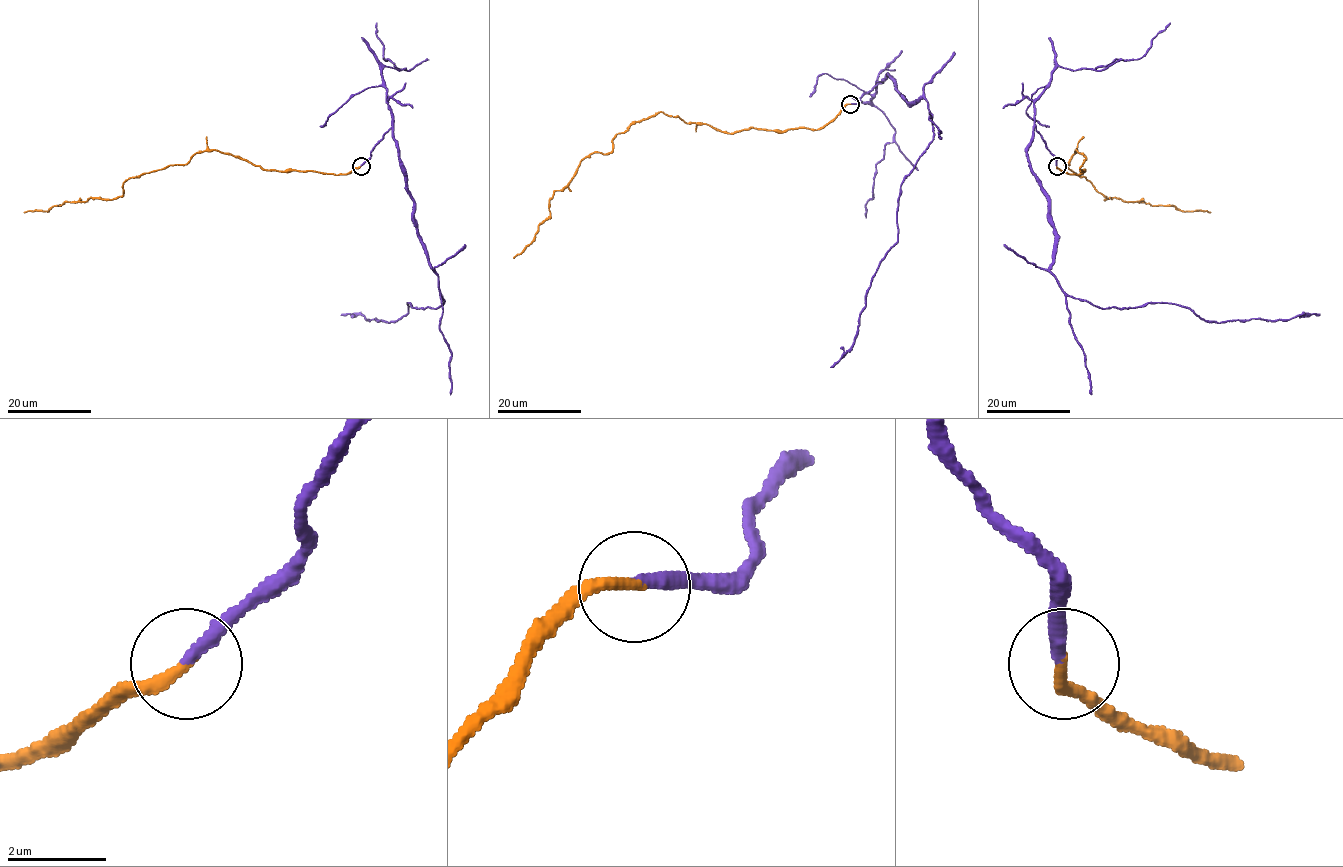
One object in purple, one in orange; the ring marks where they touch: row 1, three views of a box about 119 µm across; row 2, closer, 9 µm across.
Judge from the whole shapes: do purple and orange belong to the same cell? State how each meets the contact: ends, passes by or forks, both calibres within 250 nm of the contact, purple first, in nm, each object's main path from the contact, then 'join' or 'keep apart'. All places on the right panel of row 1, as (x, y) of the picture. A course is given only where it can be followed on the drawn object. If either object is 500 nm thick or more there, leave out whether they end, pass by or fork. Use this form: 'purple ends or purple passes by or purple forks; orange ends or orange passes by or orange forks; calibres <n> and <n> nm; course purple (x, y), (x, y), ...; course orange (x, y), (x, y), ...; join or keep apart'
purple ends; orange ends; calibres 260 and 280 nm; course purple (1056, 165), (1033, 130), (1050, 273), (1068, 295), (1208, 321), (1319, 315); course orange (1056, 165), (1069, 174), (1082, 173), (1085, 157), (1076, 150), (1065, 165), (1085, 177), (1106, 199), (1210, 213); join

